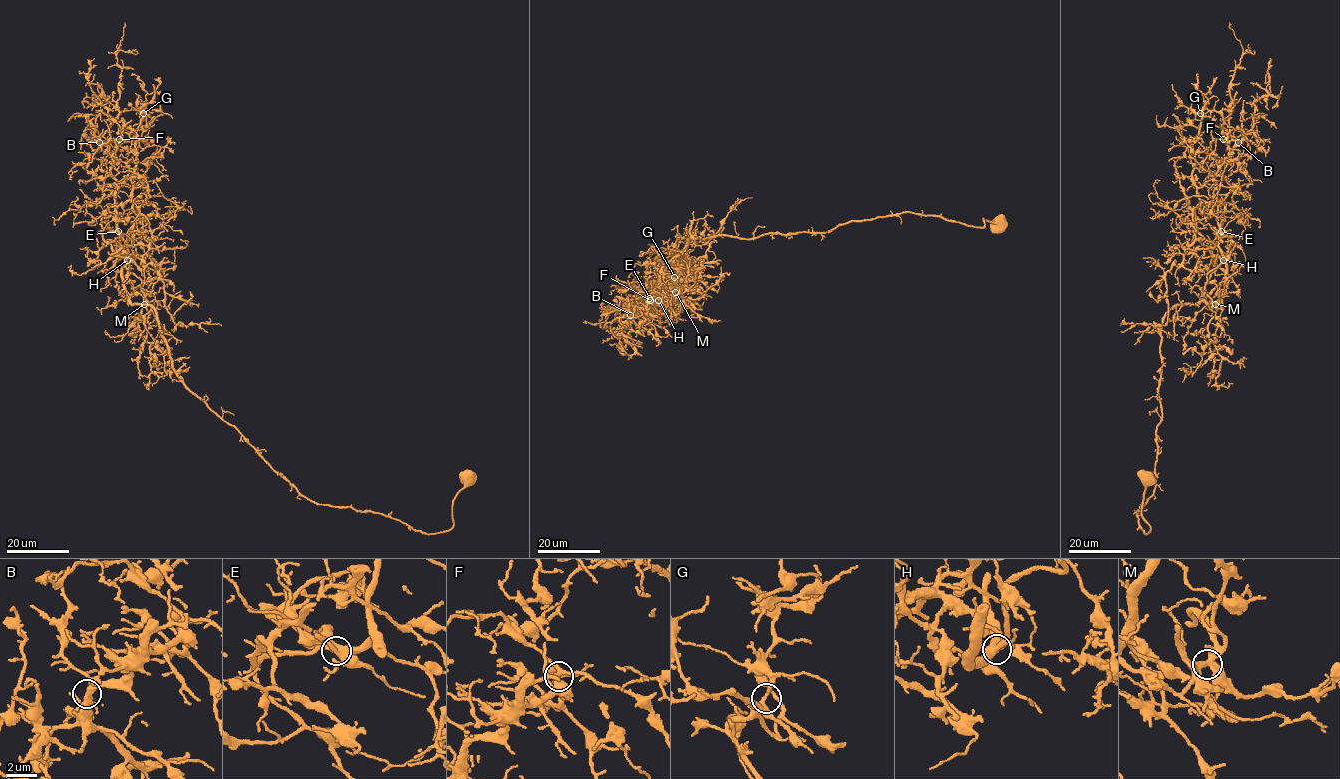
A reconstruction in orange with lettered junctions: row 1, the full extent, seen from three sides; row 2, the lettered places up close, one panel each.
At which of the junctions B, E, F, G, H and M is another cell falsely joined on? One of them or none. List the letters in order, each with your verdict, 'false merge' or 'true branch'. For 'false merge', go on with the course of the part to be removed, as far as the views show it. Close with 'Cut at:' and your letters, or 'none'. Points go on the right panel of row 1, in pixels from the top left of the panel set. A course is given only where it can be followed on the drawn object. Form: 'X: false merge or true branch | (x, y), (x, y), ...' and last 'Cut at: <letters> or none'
B: true branch
E: true branch
F: true branch
G: true branch
H: true branch
M: true branch
Cut at: none

